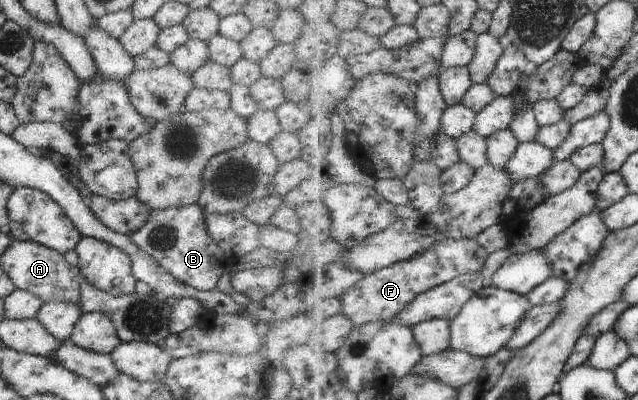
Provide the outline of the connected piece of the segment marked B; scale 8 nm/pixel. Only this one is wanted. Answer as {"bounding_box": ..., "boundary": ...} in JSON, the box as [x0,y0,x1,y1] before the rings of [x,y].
{"bounding_box":[130,204,226,290],"boundary":[[[199,204],[183,207],[151,209],[145,225],[130,235],[131,241],[159,262],[167,273],[198,290],[217,287],[219,278],[226,272],[224,251],[209,237],[205,227],[203,209]]]}

